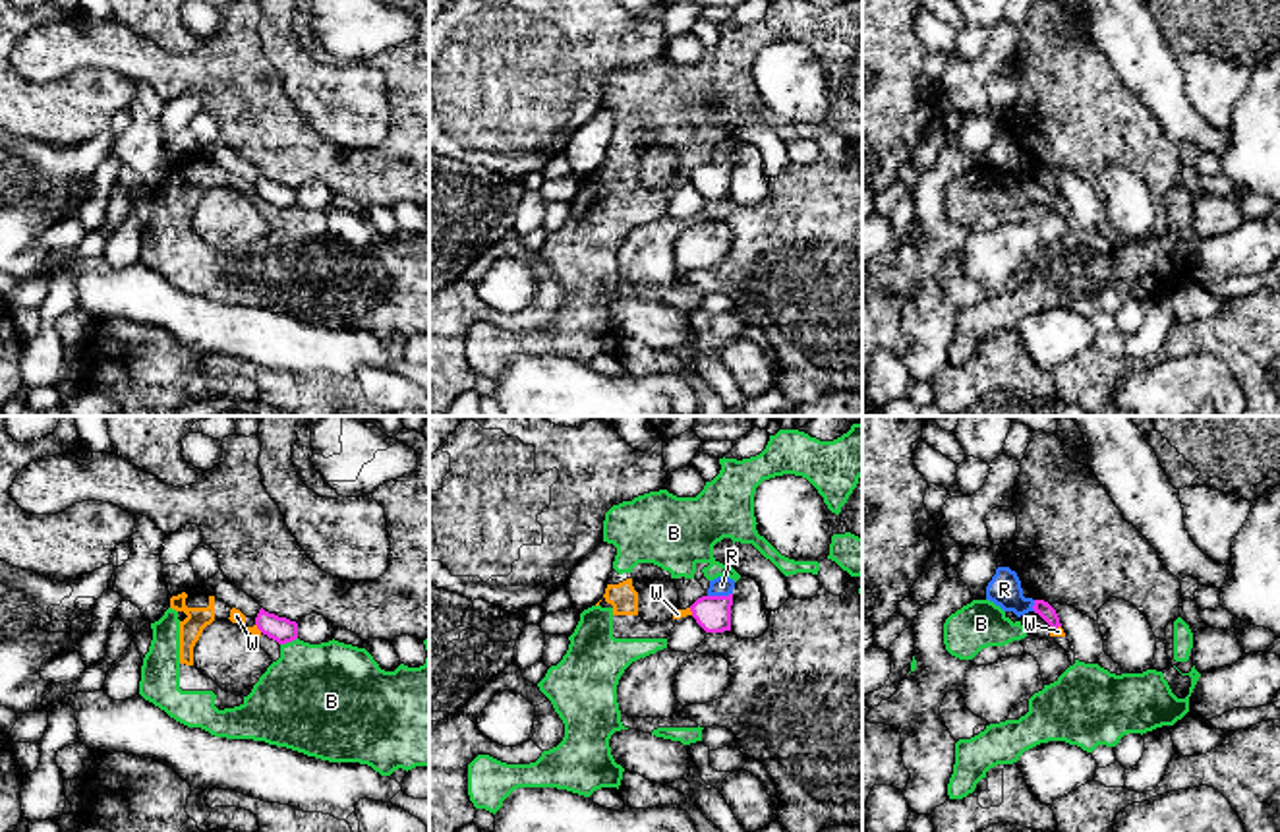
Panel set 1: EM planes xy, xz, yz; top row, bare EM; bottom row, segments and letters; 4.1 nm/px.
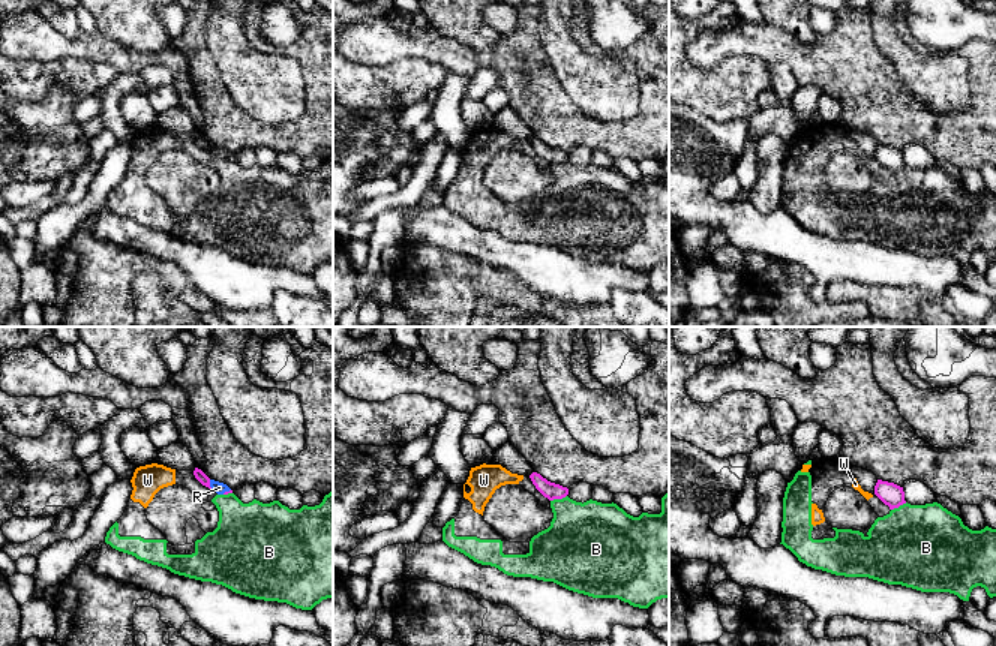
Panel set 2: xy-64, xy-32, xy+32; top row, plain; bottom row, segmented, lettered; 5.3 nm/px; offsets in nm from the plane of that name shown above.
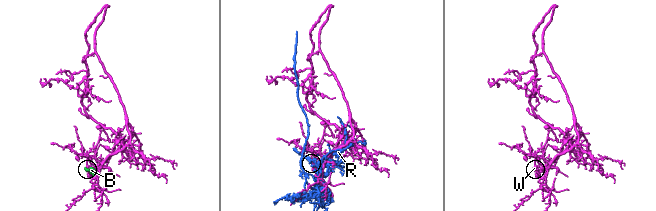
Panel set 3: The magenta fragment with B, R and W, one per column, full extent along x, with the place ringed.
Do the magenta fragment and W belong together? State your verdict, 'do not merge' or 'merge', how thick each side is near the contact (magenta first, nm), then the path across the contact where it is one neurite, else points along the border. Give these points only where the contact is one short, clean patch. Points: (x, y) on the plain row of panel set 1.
do not merge; 110 nm thick on the magenta side, 60 nm on the other; border along xy (256, 190), (261, 198)

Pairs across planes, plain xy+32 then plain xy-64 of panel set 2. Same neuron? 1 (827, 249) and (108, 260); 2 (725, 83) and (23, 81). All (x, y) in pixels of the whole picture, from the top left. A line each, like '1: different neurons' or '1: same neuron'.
1: different neurons
2: same neuron

